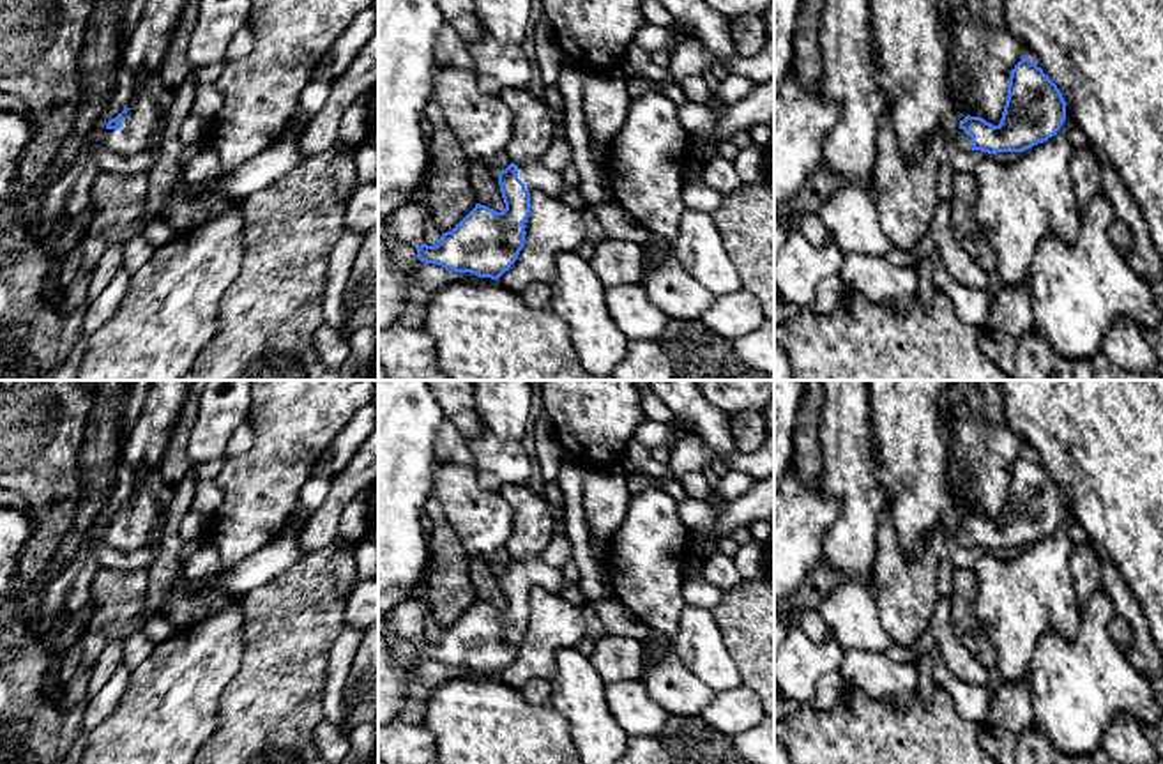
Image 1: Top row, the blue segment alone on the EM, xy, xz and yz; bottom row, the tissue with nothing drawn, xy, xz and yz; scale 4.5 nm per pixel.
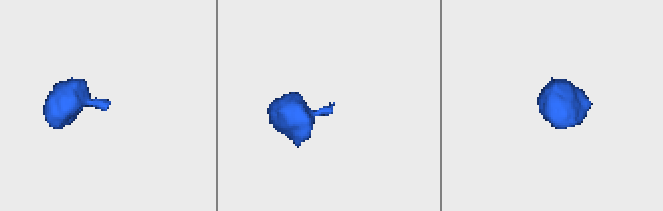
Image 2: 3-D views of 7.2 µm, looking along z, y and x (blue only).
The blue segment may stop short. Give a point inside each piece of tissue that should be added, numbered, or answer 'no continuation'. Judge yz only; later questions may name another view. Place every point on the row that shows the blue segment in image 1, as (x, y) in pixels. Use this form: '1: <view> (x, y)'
1: yz (960, 140)

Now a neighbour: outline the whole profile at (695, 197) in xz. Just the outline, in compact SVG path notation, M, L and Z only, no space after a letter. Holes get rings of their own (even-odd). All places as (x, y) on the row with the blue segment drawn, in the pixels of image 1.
M686 180L682 187L682 203L686 210L714 212L721 205L723 196L723 193L705 184L693 184L689 180Z

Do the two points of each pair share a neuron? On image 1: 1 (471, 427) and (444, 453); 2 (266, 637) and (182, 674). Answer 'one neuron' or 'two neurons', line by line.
1: two neurons
2: two neurons

